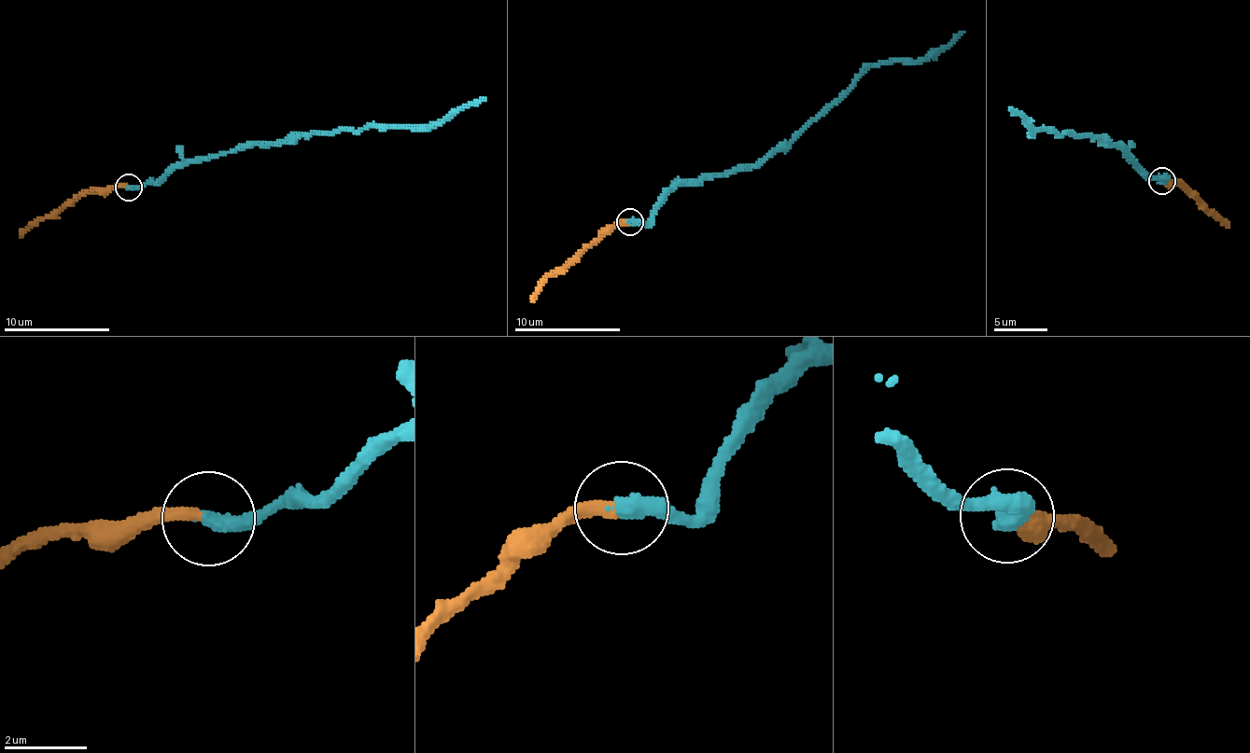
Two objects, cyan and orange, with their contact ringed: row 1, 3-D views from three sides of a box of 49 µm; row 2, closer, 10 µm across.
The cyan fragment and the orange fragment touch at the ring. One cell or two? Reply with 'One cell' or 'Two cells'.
Two cells

